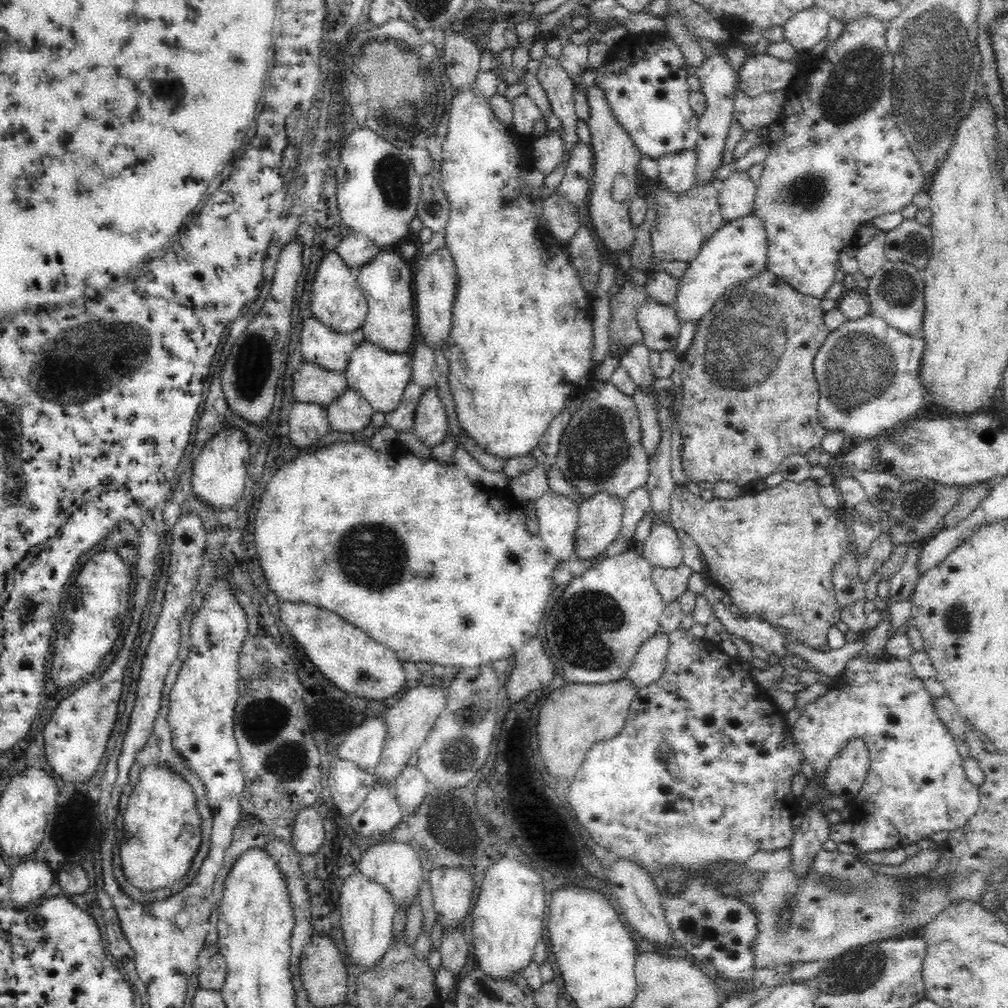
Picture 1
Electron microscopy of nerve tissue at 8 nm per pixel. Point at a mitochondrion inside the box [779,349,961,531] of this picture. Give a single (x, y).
(919, 503)

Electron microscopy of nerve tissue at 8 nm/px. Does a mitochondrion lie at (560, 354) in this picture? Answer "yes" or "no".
no

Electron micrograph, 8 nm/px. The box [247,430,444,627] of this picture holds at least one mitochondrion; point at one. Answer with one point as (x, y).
(374, 561)

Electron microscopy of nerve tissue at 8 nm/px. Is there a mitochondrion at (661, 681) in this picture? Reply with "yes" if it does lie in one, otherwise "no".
no

